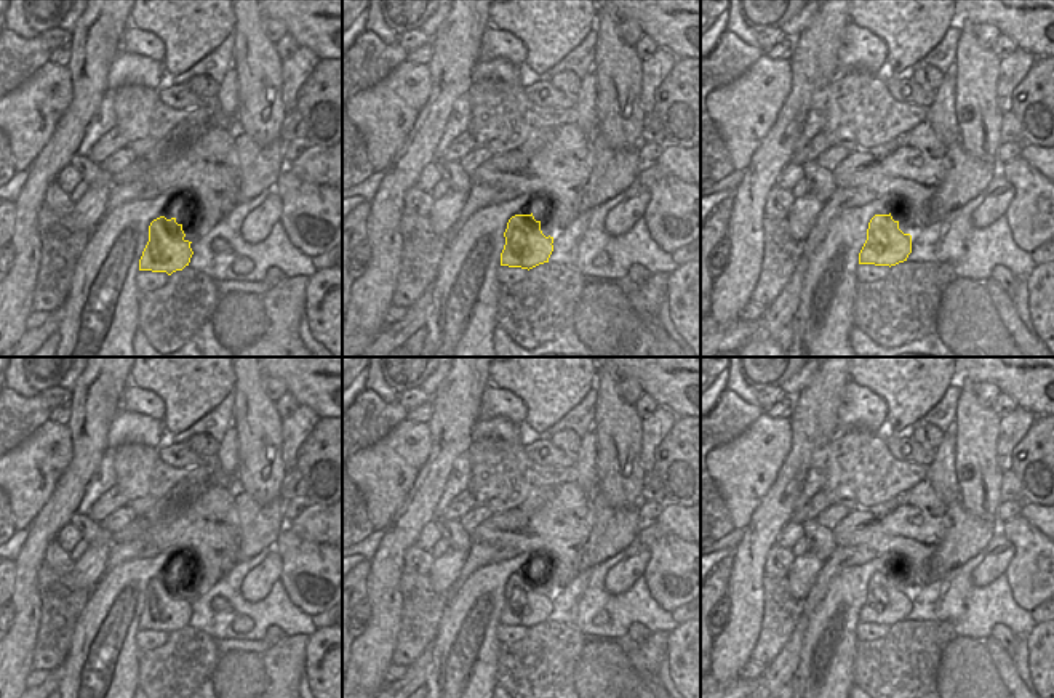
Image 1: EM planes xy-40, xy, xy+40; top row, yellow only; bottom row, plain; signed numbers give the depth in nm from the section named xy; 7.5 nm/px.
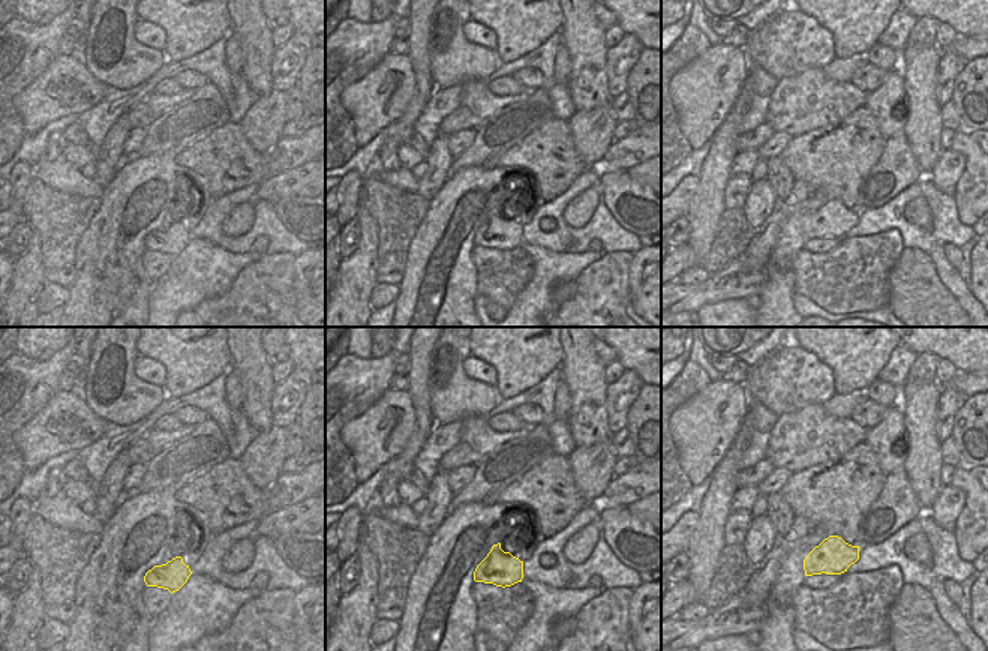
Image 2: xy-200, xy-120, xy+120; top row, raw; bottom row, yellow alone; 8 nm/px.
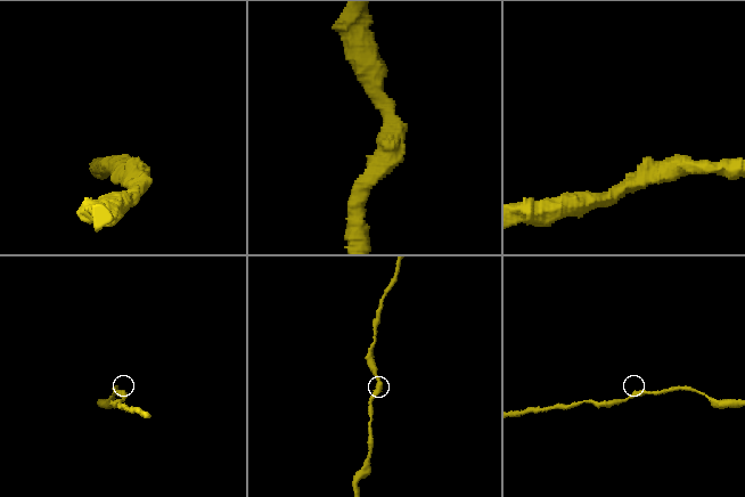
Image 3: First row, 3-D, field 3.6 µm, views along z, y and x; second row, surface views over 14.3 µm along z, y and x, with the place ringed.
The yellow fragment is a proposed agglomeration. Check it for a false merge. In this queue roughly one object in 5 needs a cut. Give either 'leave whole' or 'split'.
leave whole

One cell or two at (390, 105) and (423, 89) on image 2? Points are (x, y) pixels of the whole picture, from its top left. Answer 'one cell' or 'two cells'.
two cells

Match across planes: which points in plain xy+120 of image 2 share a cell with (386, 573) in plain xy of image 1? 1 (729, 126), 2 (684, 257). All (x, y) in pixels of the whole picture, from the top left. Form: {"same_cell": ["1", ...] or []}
{"same_cell": ["1"]}

